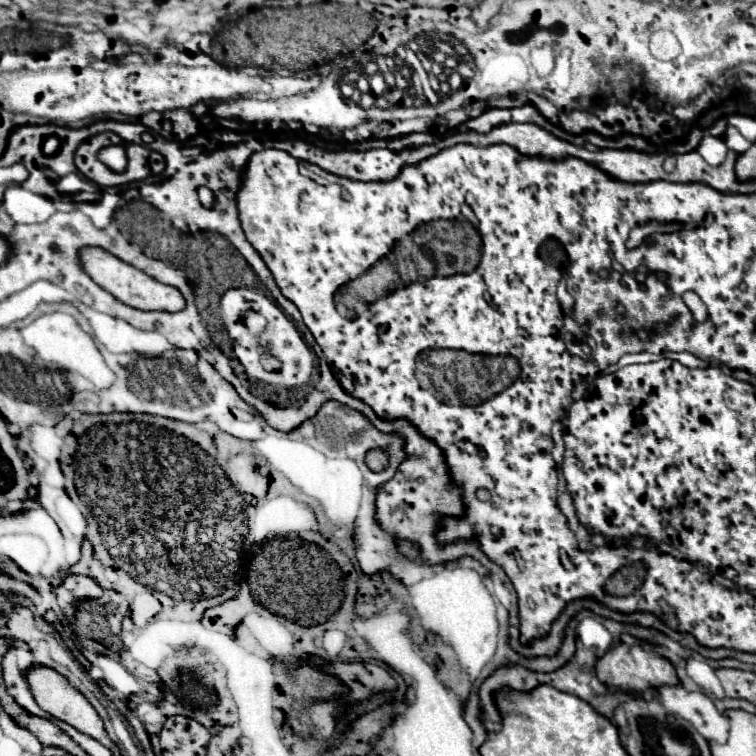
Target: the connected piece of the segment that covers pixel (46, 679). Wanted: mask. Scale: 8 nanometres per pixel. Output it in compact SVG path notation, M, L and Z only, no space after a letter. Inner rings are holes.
M38 666L38 668L34 668L34 670L30 672L30 688L32 688L32 696L34 696L36 704L38 704L44 712L48 712L50 716L54 716L54 718L58 718L58 720L74 726L76 730L92 736L94 740L98 740L98 742L104 744L106 748L118 752L116 744L108 738L108 734L106 734L106 730L104 730L104 726L102 726L102 720L100 720L98 712L92 708L92 704L90 704L70 682L66 682L64 676L60 676L60 674L54 672L52 668Z

